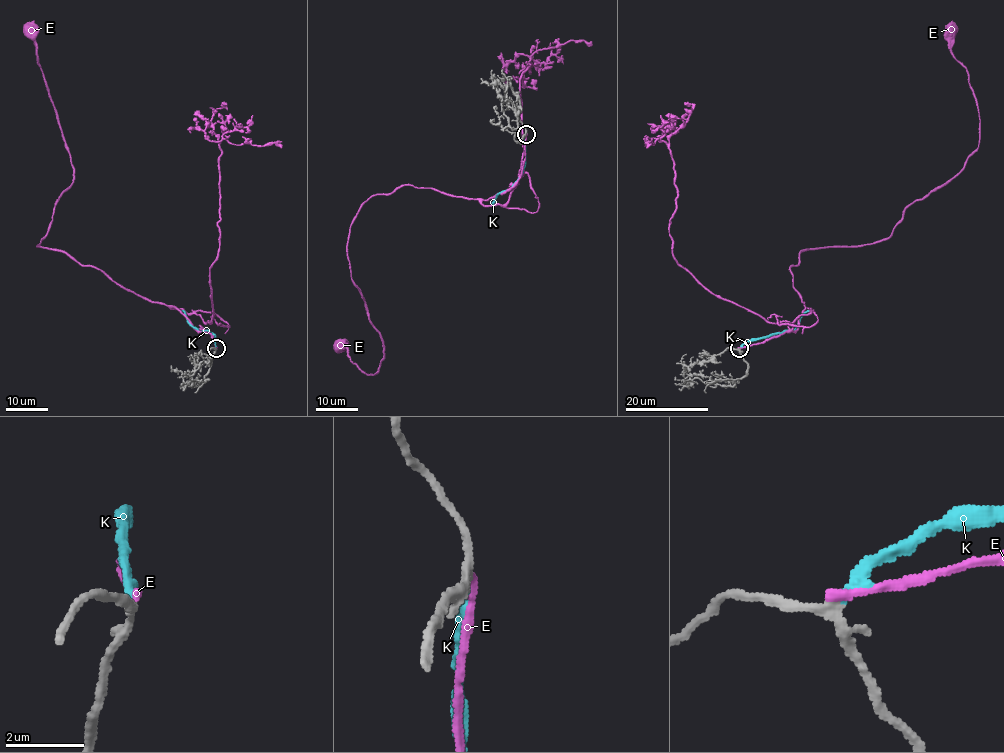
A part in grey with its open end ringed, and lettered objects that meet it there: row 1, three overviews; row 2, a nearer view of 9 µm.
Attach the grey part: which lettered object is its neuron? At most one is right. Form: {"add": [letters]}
{"add": ["K"]}

